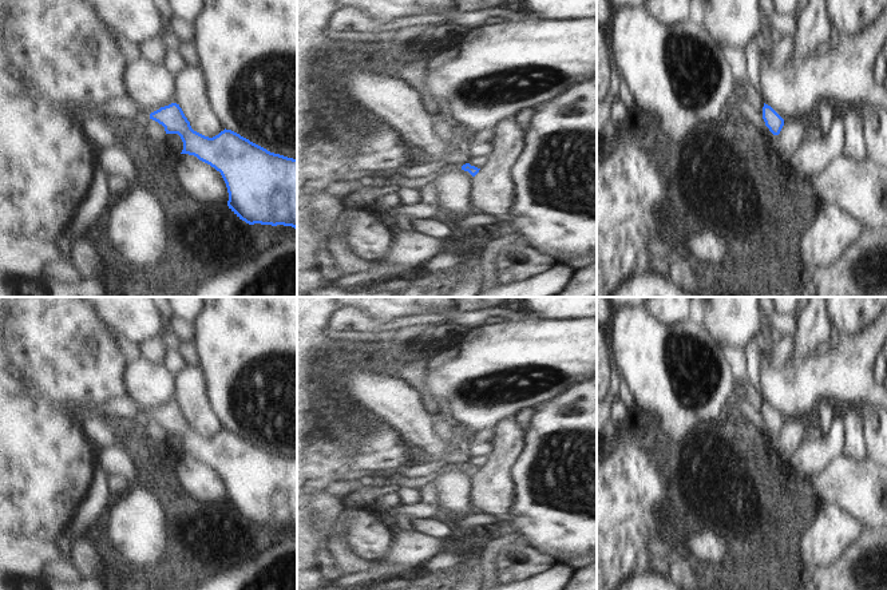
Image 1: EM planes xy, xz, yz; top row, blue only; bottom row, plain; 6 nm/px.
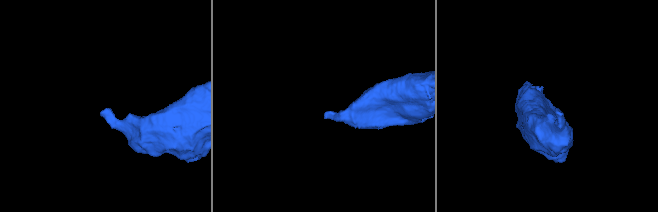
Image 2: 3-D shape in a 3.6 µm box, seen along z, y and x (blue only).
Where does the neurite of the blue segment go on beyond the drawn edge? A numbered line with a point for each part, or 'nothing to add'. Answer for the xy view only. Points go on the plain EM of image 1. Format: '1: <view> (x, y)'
nothing to add

